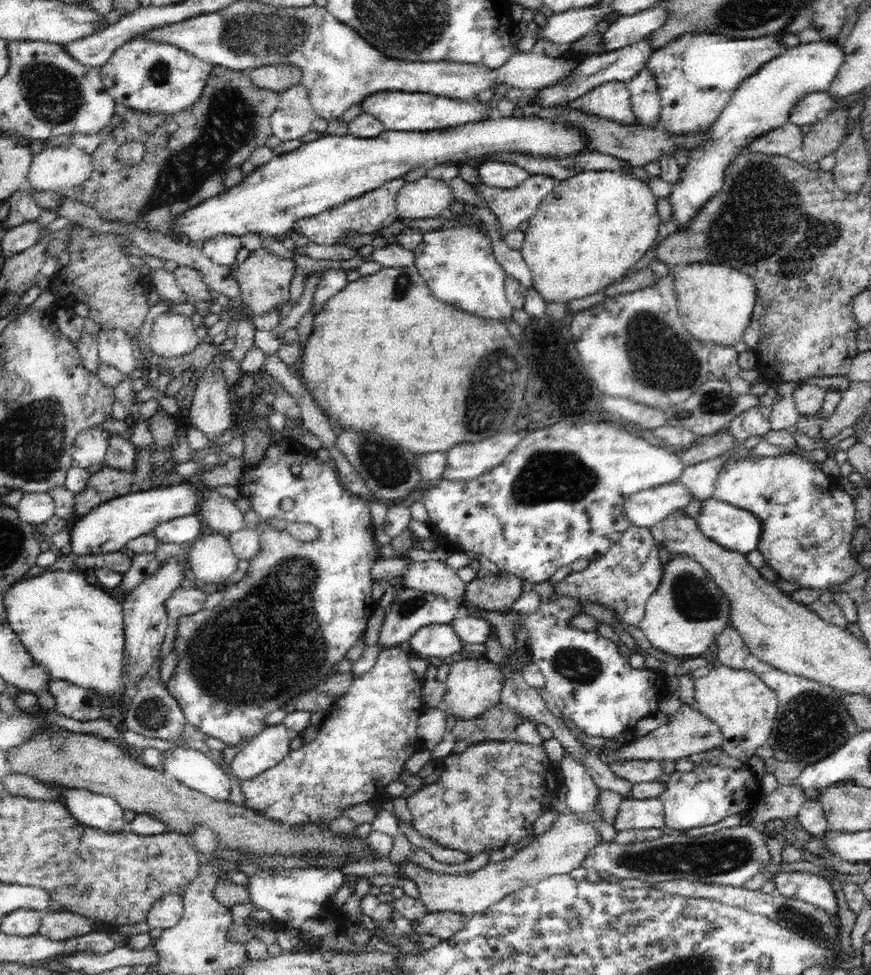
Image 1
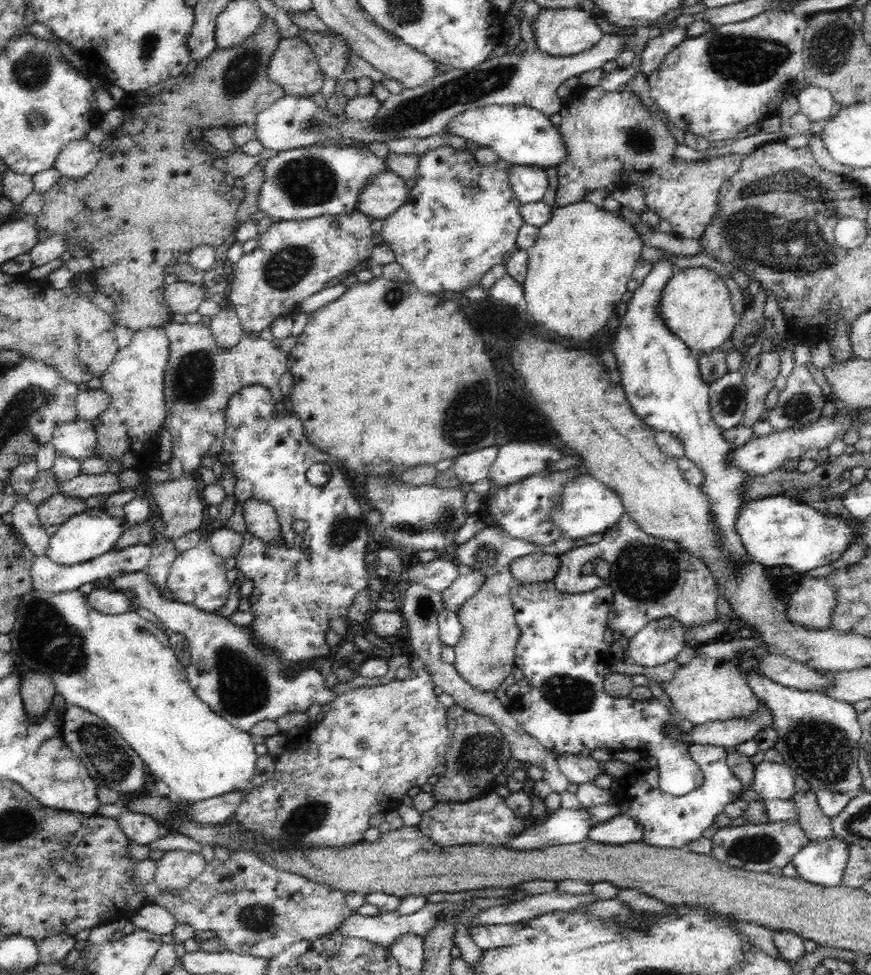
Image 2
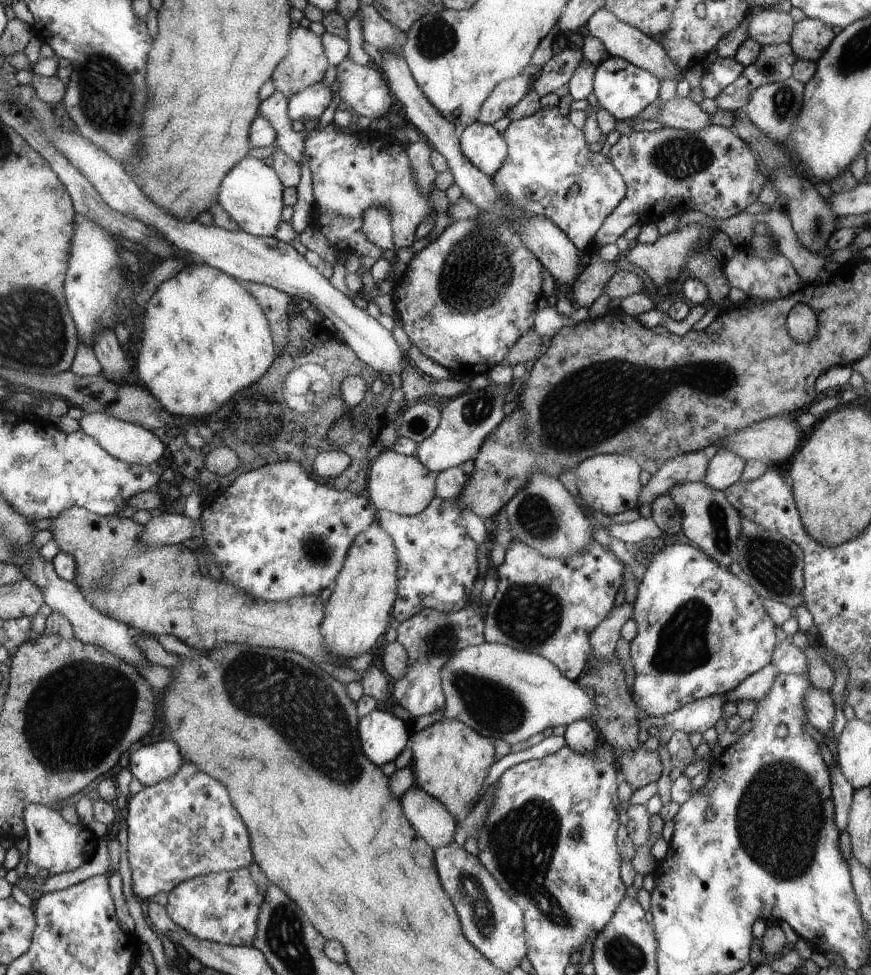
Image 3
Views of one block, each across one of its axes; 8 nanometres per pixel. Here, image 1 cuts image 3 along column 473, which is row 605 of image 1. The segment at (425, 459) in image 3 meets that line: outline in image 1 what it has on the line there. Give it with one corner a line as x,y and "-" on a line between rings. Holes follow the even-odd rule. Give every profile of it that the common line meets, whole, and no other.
402,590
398,592
396,598
394,596
391,605
386,608
386,614
384,614
384,622
380,626
380,634
378,634
378,644
382,645
384,648
398,647
402,643
407,643
411,636
419,629
428,625
438,624
448,624
458,610
460,606
454,601
449,601
448,599
433,594
424,594
420,592
419,600
416,597
418,592
414,590

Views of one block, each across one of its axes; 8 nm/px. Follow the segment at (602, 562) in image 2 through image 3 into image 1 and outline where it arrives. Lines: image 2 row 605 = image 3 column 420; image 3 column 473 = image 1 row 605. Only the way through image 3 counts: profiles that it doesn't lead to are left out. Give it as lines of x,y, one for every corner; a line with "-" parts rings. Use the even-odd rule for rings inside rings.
631,525
621,532
620,538
605,553
591,560
587,568
572,571
563,580
551,585
556,595
600,601
600,605
615,610
621,620
636,628
644,618
648,598
655,594
662,581
664,565
658,550
649,528

